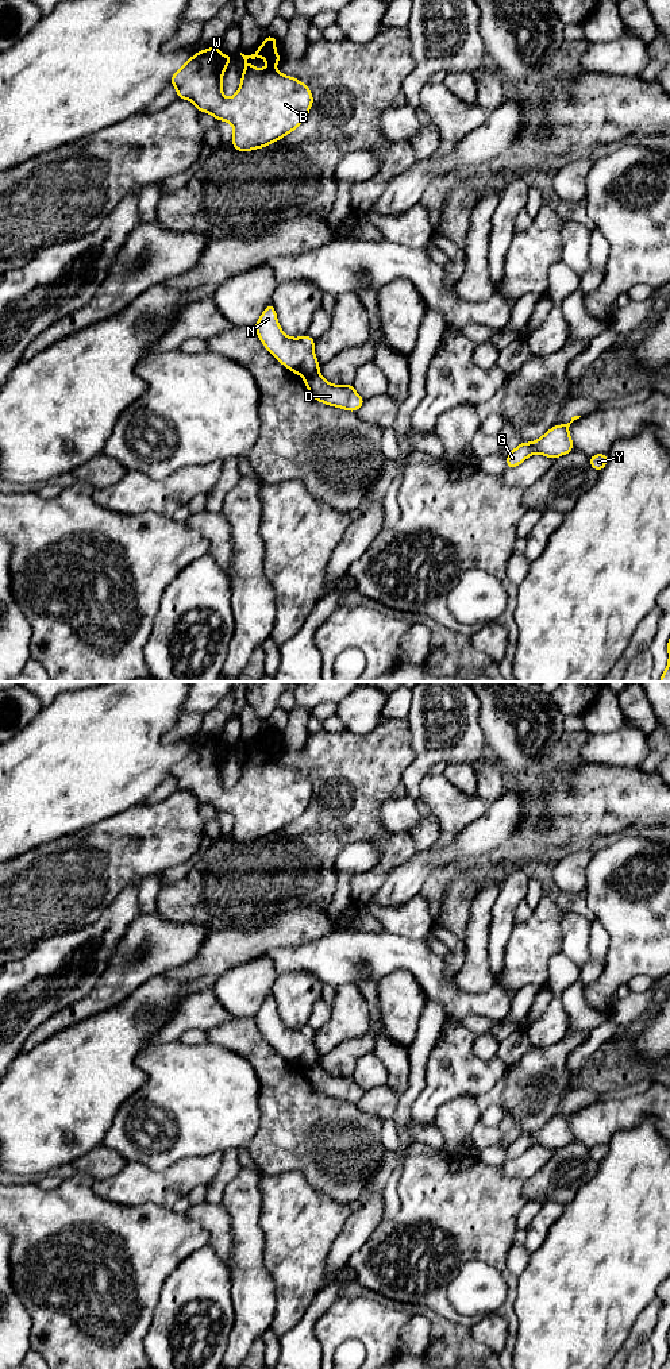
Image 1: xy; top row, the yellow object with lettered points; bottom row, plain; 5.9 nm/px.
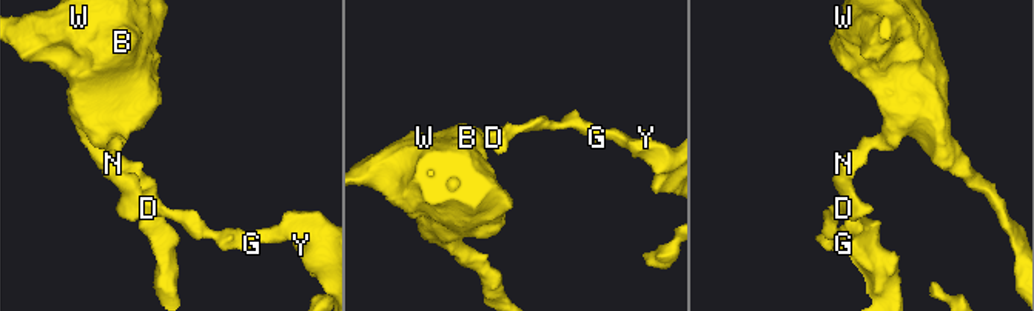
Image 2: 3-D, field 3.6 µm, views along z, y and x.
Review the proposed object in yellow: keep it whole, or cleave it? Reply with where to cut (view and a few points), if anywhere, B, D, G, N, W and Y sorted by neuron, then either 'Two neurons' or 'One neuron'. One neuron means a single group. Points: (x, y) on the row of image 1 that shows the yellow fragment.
Split along xy (318, 371), (304, 377). Groups: B N W / D G Y. Two neurons

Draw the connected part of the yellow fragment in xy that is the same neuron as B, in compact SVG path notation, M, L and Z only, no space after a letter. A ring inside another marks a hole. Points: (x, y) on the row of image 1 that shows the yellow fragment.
M267 34L254 54L240 53L244 70L238 92L230 99L223 97L222 77L234 55L223 55L219 46L200 50L172 76L177 99L186 99L200 112L232 124L236 151L251 151L280 140L300 127L312 107L309 88L274 68L284 58L274 50L278 42ZM257 57L269 65L261 70L249 66L247 59Z

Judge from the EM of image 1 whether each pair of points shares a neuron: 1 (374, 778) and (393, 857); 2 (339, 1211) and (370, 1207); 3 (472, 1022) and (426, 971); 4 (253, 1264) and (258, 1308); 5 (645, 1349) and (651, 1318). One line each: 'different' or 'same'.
1: same
2: different
3: different
4: same
5: different

